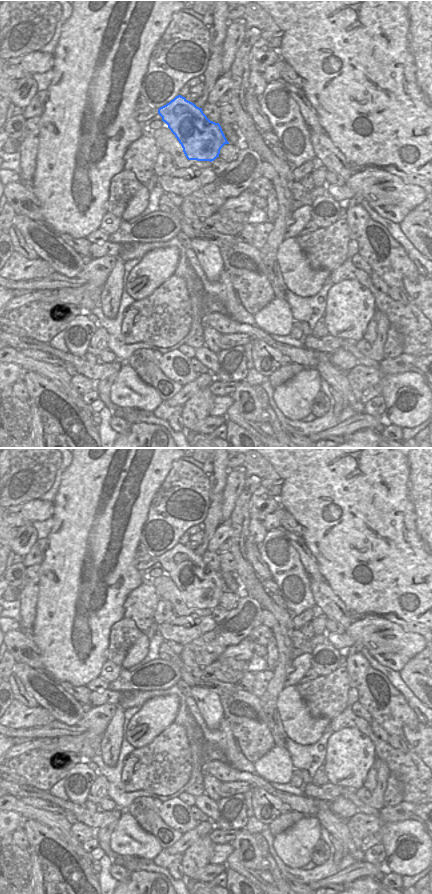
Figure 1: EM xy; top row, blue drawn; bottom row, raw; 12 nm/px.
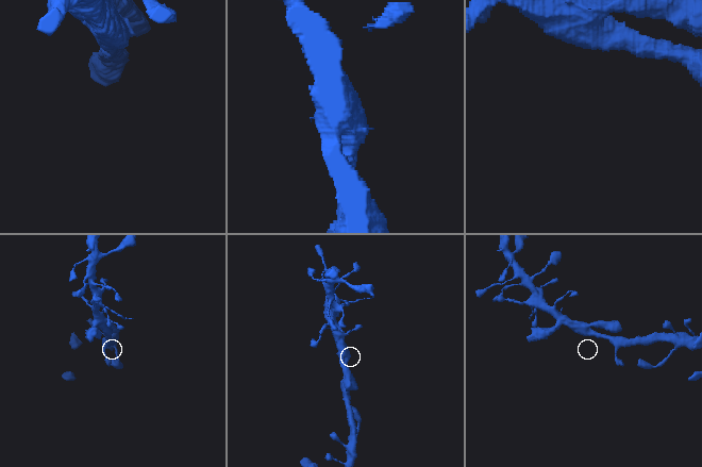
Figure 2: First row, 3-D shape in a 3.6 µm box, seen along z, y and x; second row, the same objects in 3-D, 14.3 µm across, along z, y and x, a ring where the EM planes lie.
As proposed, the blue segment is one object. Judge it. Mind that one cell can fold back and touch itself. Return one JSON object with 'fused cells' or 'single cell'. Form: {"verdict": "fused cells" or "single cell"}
{"verdict": "single cell"}

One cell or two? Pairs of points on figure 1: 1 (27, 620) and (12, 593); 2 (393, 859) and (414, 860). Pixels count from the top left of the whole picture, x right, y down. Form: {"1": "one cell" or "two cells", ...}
{"1": "two cells", "2": "one cell"}

